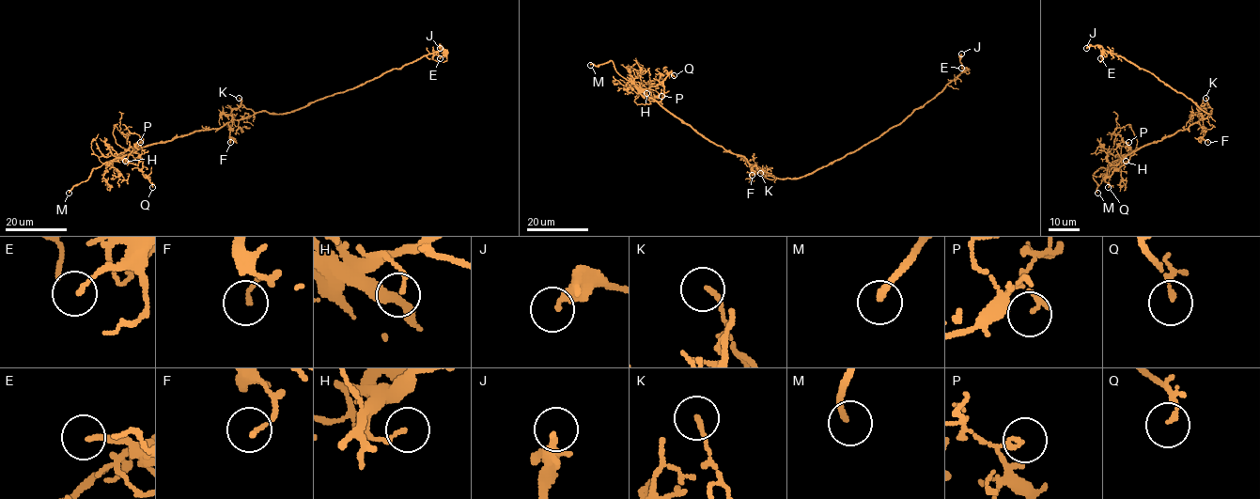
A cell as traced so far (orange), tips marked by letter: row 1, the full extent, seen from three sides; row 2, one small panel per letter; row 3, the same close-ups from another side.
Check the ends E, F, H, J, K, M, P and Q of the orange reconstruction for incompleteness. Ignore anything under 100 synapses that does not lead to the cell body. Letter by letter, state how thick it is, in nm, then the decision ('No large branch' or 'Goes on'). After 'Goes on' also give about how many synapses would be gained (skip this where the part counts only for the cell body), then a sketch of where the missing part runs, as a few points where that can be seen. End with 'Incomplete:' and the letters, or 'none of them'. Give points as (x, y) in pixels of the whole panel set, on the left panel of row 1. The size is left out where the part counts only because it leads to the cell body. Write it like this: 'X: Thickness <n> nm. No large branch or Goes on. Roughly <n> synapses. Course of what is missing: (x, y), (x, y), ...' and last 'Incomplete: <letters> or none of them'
E: Thickness 140 nm. No large branch
F: Thickness 110 nm. No large branch
H: Thickness 120 nm. No large branch
J: Thickness 180 nm. No large branch
K: Thickness 130 nm. No large branch
M: Thickness 190 nm. Goes on. Course of what is missing: (69, 193), (68, 201), (46, 194), (36, 194), (28, 197), (23, 197), (17, 190), (15, 194)
P: Thickness 160 nm. No large branch
Q: Thickness 140 nm. No large branch
Incomplete: M

